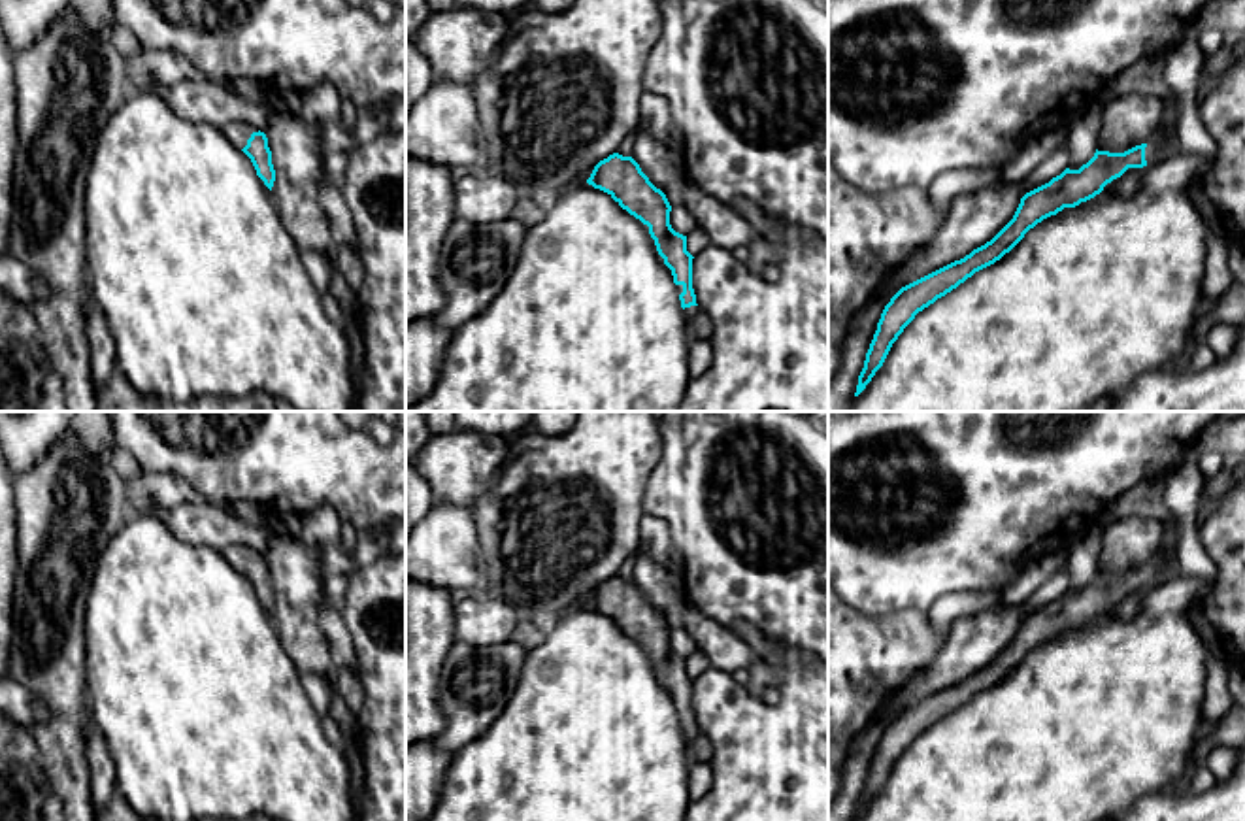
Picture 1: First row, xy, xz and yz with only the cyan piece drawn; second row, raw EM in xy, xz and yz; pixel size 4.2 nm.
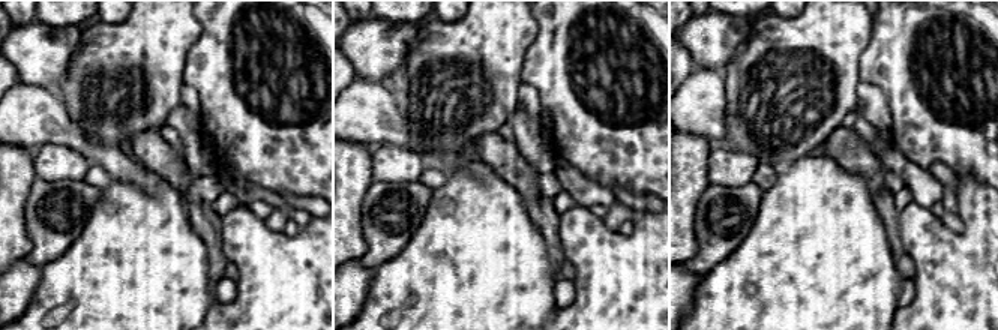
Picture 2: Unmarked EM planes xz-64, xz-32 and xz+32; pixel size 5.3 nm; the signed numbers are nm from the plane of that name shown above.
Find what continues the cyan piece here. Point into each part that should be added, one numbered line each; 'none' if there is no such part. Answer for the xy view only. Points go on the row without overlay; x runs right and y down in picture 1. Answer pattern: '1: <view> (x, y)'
1: xy (238, 555)

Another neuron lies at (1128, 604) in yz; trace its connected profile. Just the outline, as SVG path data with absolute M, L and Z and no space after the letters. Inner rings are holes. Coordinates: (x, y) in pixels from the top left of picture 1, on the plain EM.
M1128 591L1120 600L1113 602L1104 612L1128 619L1136 615L1137 610L1139 610L1139 591Z

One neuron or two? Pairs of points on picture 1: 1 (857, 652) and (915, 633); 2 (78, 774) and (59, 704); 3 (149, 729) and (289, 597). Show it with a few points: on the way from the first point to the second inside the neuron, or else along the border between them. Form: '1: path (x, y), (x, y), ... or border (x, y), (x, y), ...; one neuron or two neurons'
1: path (872, 652), (889, 652), (900, 644); one neuron
2: path (65, 757), (65, 721); one neuron
3: border (270, 614), (274, 621); two neurons

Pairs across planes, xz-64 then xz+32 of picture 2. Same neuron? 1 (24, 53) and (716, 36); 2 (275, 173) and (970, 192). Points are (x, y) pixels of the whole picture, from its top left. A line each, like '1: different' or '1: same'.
1: same
2: different

